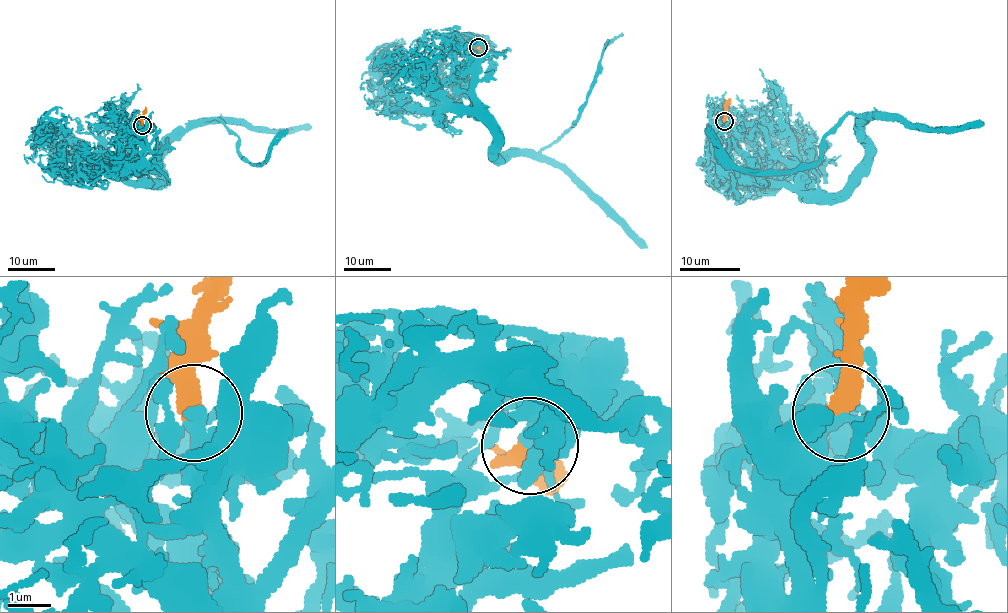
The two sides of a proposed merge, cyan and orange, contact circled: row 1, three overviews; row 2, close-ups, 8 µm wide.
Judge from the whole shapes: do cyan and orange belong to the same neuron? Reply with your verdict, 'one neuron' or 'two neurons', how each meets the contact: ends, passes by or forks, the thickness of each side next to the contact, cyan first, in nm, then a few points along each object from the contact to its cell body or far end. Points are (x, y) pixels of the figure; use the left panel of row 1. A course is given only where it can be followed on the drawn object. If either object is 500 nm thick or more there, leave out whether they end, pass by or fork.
two neurons; cyan passes by; orange ends there; 240 nm thick on the cyan side, 480 nm on the other; cyan runs (142, 125), (138, 172), (156, 180), (172, 140), (207, 120), (220, 119), (250, 164), (261, 164), (287, 129); orange runs (142, 125), (145, 106)

